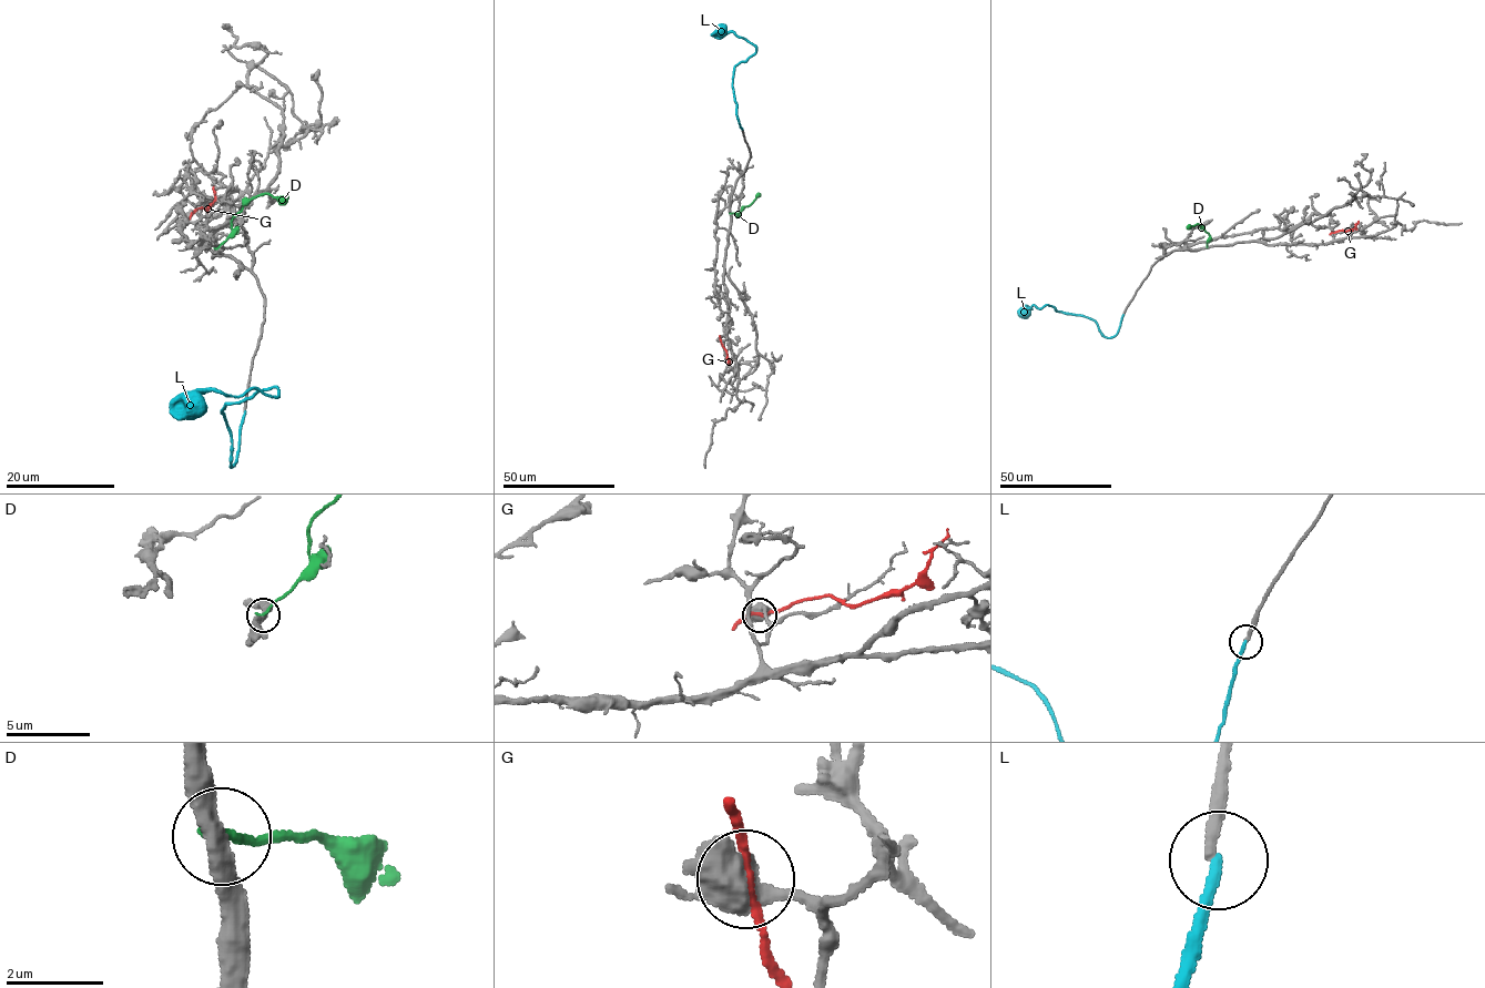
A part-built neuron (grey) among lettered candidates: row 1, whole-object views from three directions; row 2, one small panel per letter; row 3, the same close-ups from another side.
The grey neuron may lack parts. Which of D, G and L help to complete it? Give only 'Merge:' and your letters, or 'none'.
Merge: none

